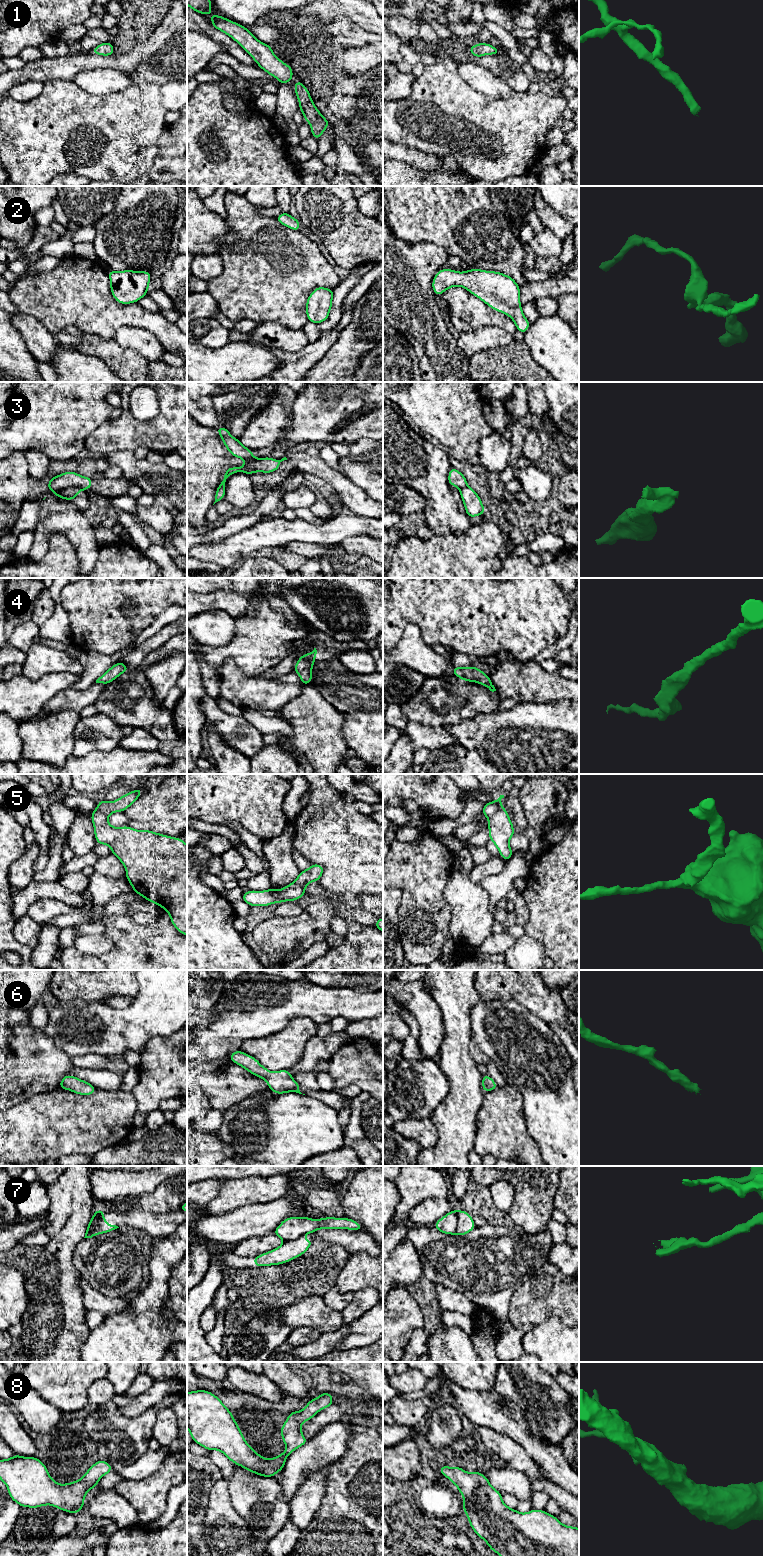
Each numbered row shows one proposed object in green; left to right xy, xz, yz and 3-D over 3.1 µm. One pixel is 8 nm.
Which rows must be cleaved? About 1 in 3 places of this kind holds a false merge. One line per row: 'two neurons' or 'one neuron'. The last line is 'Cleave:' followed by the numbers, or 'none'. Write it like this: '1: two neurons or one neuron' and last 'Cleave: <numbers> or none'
1: one neuron
2: one neuron
3: two neurons
4: one neuron
5: two neurons
6: one neuron
7: two neurons
8: one neuron
Cleave: 3, 5, 7

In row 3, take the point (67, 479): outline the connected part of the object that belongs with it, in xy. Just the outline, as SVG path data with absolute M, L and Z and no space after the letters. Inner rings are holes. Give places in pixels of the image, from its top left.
M67 471L60 475L53 476L47 483L47 486L50 492L55 492L69 487L78 487L82 490L88 490L91 489L92 478L84 477L72 471Z

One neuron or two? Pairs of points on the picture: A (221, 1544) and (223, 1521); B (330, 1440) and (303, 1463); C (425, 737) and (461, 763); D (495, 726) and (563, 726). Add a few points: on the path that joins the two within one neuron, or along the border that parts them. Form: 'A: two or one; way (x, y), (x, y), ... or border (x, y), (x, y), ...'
A: one; way (223, 1538), (223, 1527)
B: one; way (323, 1447), (310, 1457)
C: two; border (456, 742), (434, 748), (431, 751)
D: one; way (512, 724), (546, 724)

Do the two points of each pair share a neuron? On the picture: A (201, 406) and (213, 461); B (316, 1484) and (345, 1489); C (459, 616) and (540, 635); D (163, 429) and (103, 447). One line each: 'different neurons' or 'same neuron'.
A: different neurons
B: different neurons
C: same neuron
D: same neuron

